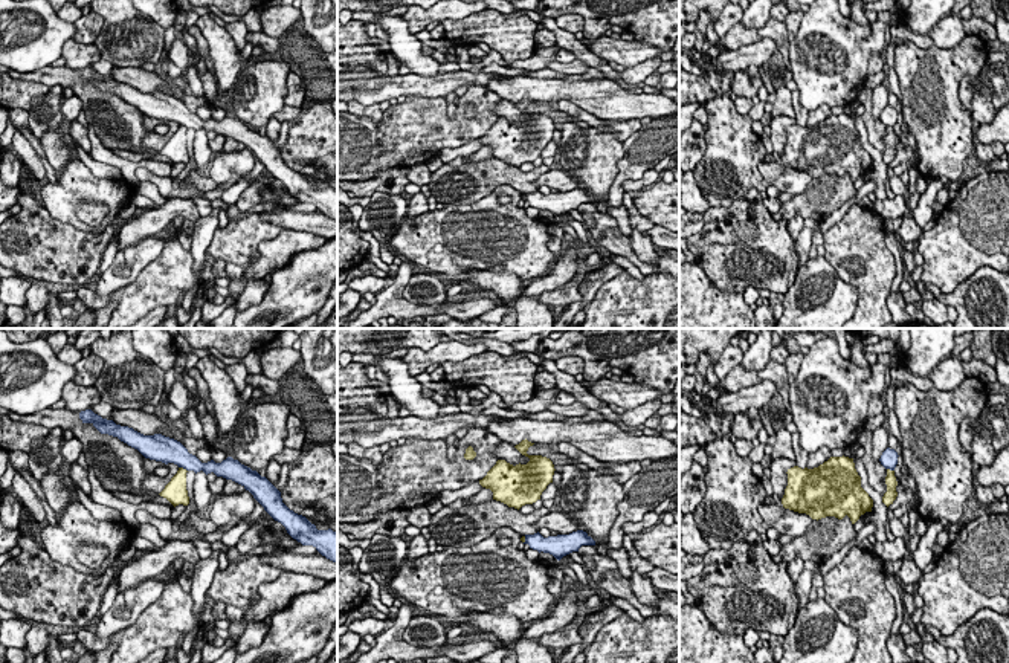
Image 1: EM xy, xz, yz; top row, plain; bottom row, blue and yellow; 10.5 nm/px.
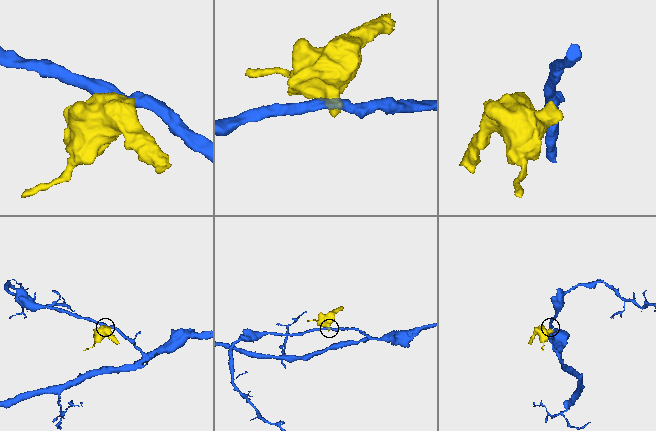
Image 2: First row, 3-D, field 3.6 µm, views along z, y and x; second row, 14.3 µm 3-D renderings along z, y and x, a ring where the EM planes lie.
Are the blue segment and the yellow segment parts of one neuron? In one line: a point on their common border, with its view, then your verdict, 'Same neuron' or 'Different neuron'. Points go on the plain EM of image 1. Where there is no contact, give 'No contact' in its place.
Touches blue at xy (183, 126). Different neuron

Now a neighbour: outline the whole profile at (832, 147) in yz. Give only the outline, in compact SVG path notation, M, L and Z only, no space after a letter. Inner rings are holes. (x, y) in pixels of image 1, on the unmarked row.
M830 115L818 125L794 124L786 131L788 144L782 156L785 167L817 179L826 174L843 177L847 173L852 182L872 170L873 157L861 145L853 116Z

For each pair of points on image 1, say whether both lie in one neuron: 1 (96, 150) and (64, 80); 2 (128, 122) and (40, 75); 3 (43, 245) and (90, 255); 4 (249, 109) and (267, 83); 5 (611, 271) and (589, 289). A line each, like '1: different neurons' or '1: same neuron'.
1: different neurons
2: same neuron
3: same neuron
4: same neuron
5: same neuron

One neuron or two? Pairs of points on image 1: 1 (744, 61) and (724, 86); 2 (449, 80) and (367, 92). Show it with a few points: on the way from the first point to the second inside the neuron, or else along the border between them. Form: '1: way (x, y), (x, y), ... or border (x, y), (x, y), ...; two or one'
1: border (724, 71), (731, 77); two
2: way (429, 86), (386, 87); one

